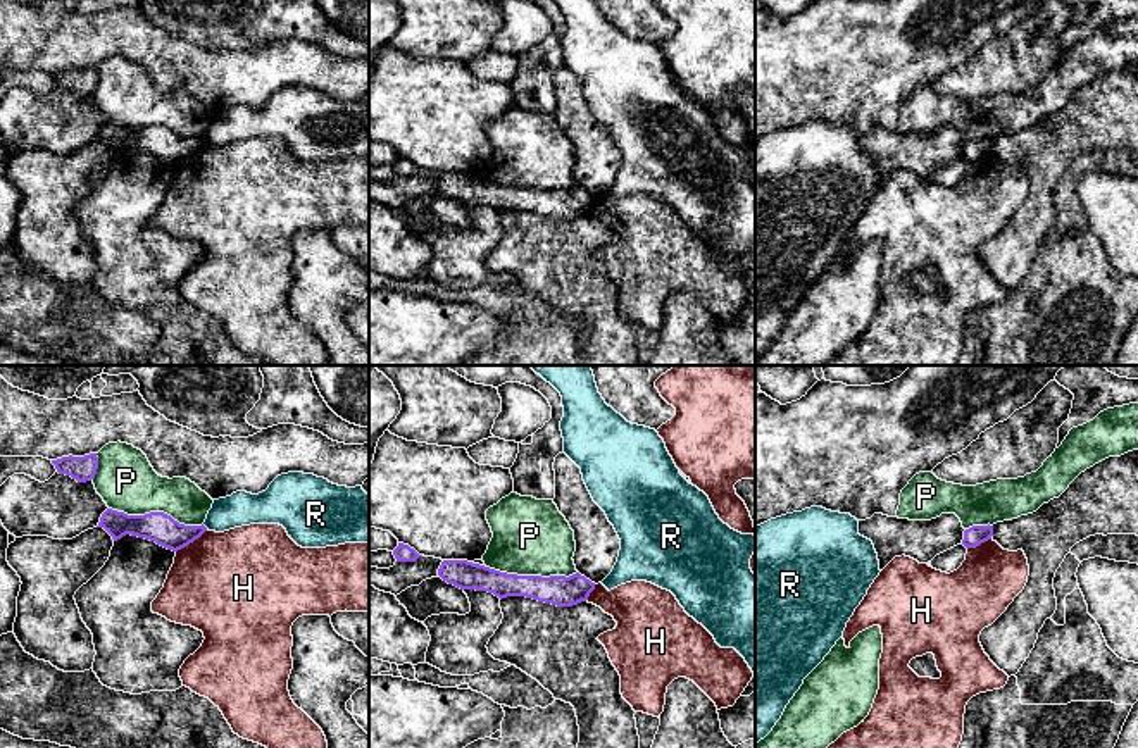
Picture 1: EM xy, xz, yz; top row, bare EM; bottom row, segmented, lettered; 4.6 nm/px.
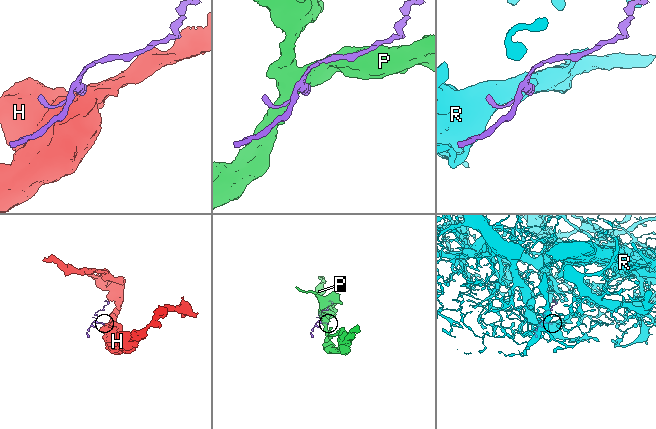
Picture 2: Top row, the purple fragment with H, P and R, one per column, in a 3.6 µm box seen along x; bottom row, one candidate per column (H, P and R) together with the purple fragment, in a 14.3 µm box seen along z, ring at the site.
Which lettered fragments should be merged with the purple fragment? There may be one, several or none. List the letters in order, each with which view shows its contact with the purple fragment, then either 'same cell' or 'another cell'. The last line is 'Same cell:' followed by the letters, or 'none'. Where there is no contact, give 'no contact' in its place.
H: xy | another cell
P: xy | another cell
R: xy | another cell
Same cell: none

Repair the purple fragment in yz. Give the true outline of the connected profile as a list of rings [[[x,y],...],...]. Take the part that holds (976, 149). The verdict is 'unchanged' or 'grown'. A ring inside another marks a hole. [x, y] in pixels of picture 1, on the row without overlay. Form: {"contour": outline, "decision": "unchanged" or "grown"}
{"contour": [[[972,140],[969,143],[964,145],[964,153],[962,159],[966,162],[976,162],[981,157],[991,153],[993,150],[993,140]]], "decision": "unchanged"}

